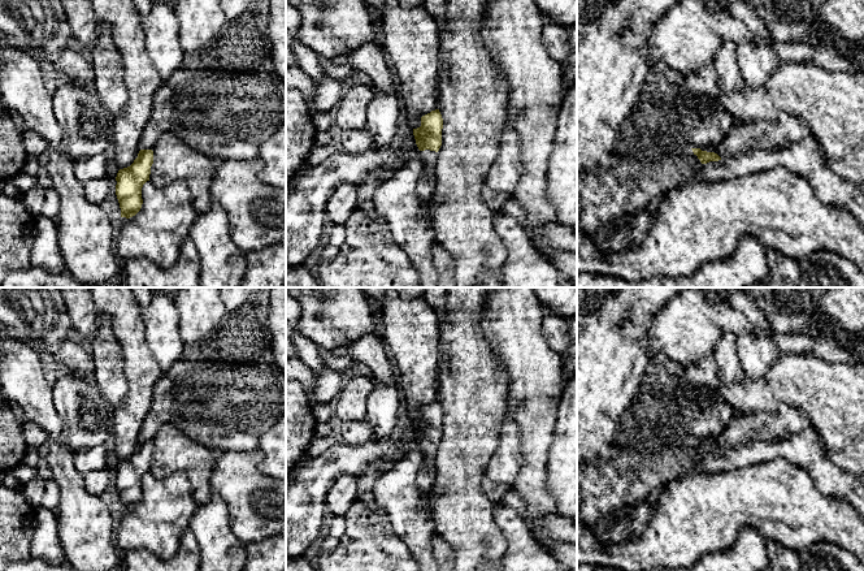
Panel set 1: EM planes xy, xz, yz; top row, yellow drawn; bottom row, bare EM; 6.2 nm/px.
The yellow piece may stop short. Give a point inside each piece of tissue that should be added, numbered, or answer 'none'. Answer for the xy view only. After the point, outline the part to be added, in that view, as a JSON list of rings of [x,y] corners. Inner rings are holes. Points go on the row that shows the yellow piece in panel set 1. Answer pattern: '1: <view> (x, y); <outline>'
none

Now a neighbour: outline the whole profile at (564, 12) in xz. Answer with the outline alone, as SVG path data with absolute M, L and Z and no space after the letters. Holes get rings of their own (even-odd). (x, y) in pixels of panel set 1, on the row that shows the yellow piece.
M534 0L543 16L563 26L577 25L577 0Z

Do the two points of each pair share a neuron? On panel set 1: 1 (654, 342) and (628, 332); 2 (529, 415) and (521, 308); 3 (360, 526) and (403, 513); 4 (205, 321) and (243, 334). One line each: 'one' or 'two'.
1: two
2: one
3: two
4: two

